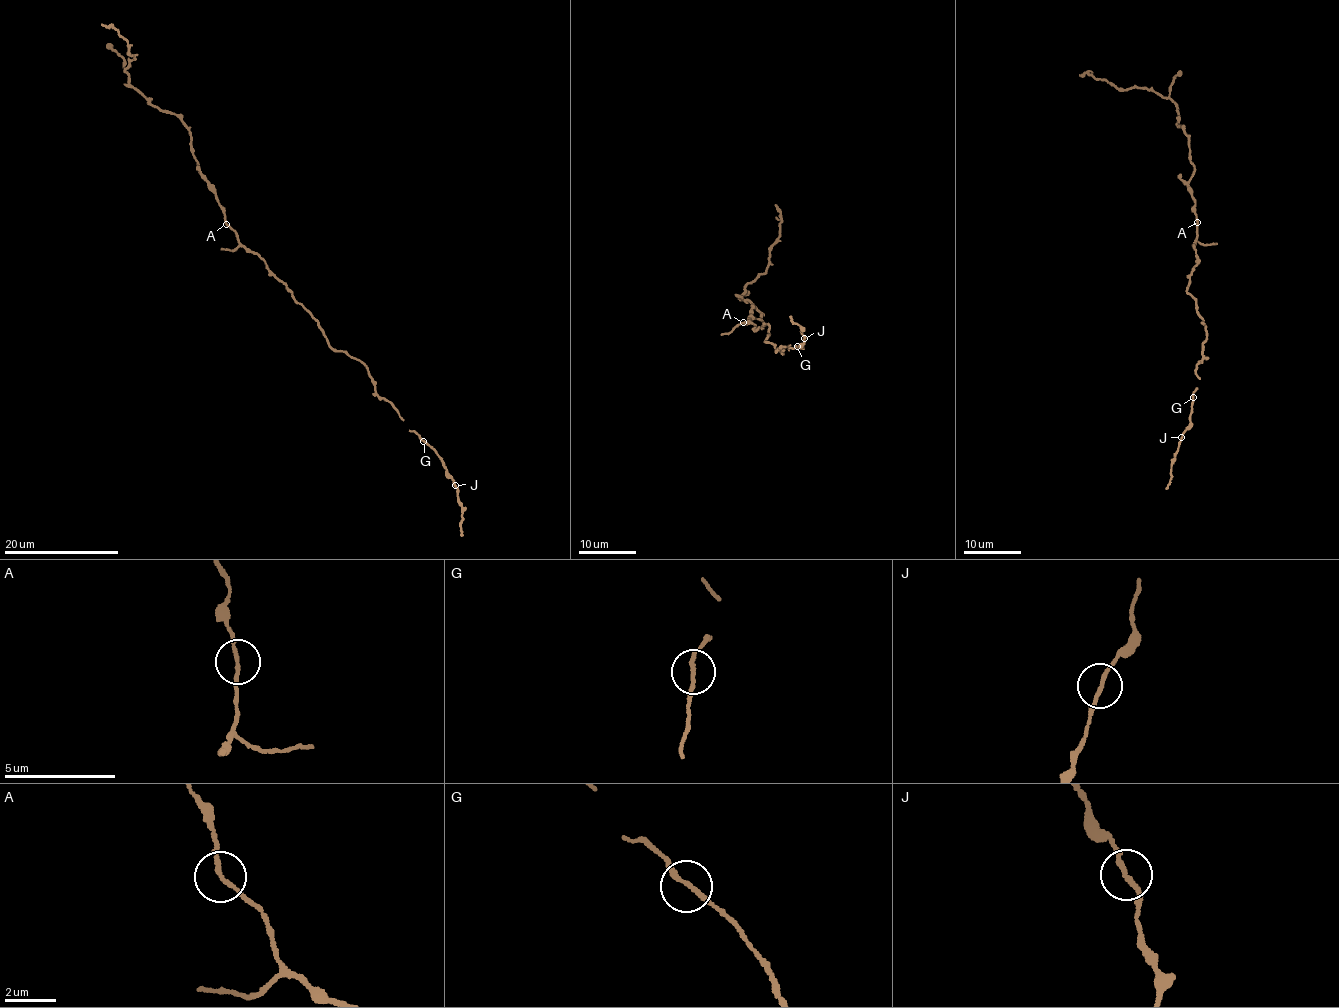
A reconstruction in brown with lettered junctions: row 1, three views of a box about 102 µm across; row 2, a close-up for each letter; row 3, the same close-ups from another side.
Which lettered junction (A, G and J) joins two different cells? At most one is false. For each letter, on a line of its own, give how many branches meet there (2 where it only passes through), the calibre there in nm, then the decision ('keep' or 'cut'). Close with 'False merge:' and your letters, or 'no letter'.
A: branches 2; calibre 160 nm; cut
G: branches 2; calibre 160 nm; keep
J: branches 2; calibre 160 nm; keep
False merge: A

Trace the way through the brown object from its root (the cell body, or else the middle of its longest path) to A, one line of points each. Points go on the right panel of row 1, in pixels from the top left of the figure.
A: (1197, 257), (1193, 246), (1197, 221)

